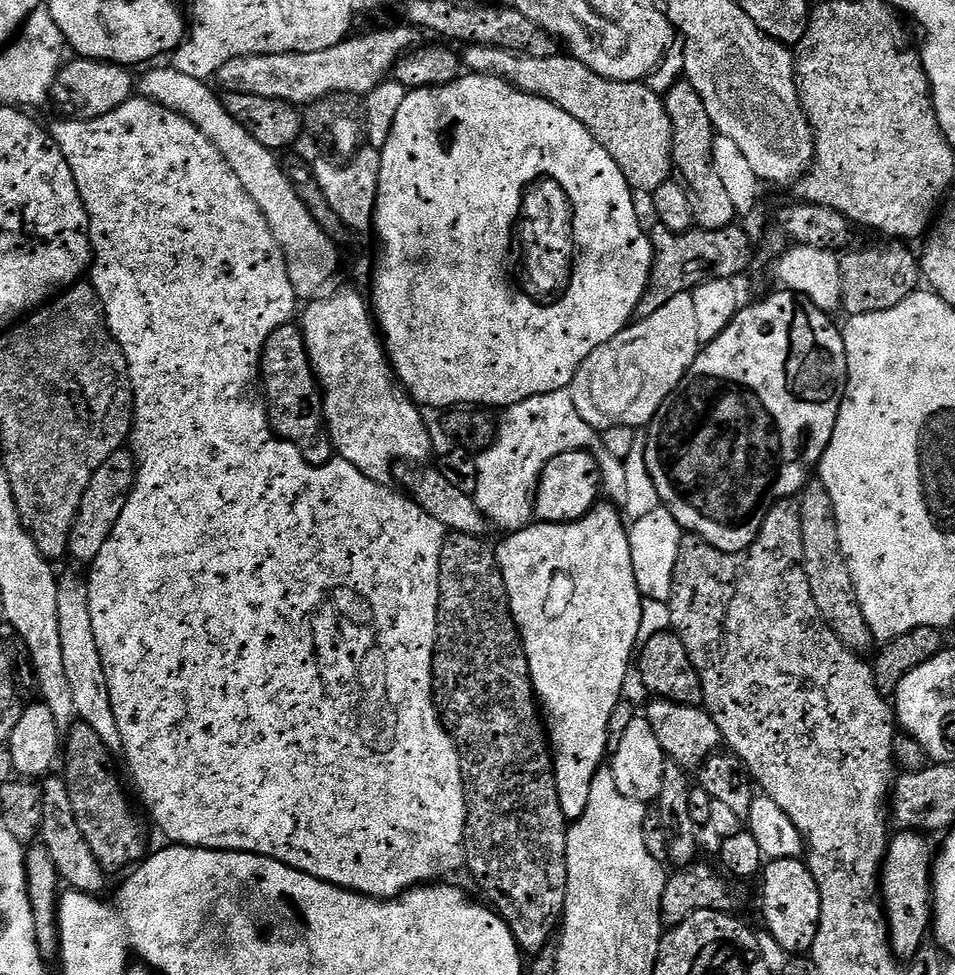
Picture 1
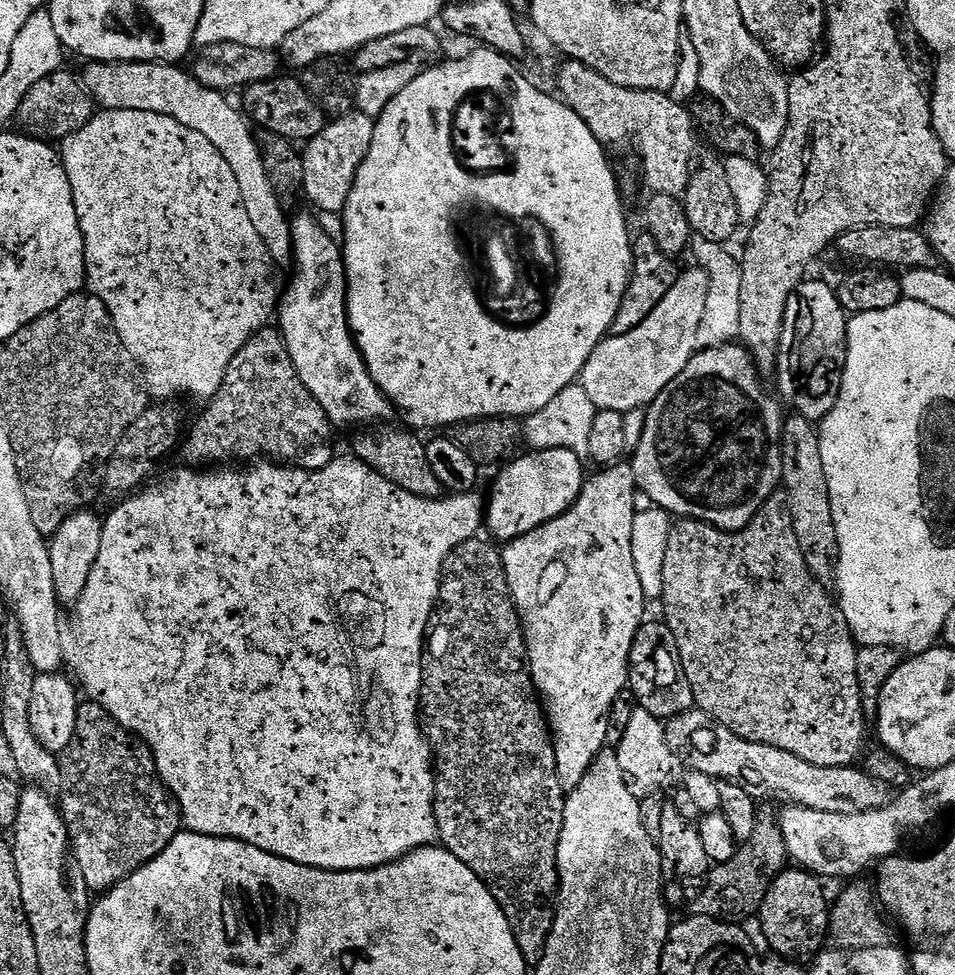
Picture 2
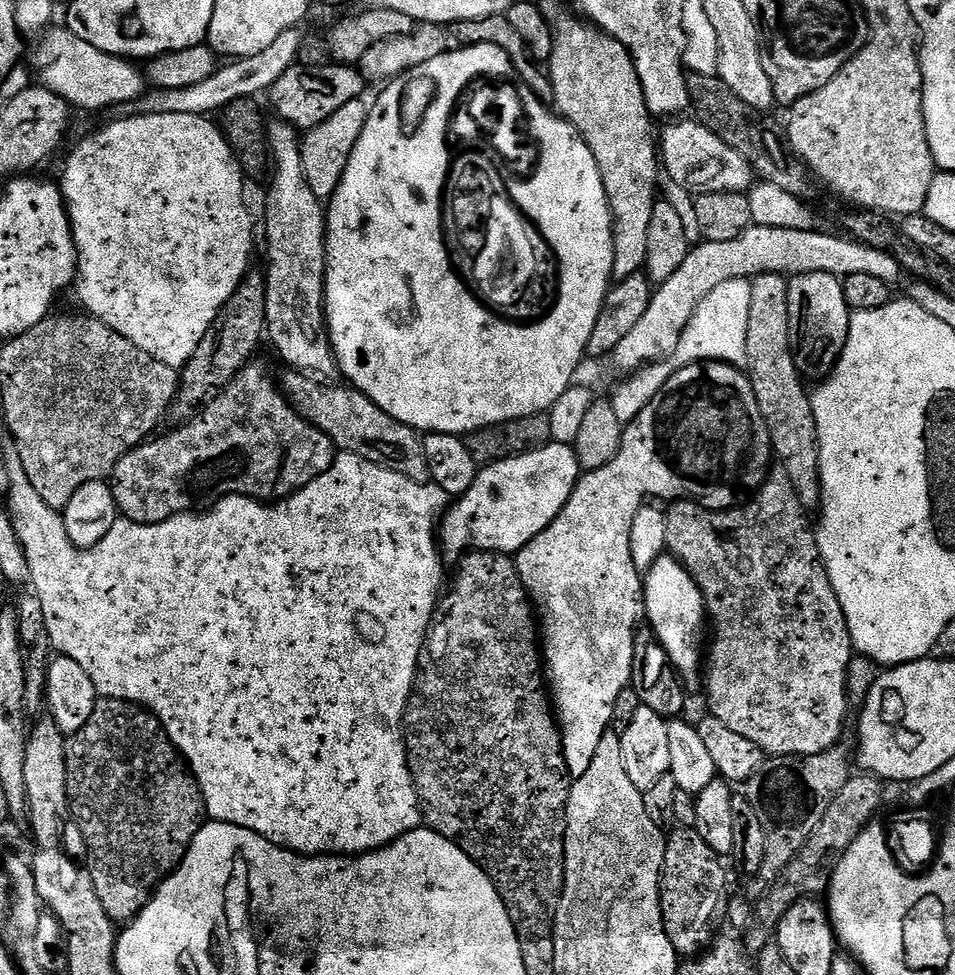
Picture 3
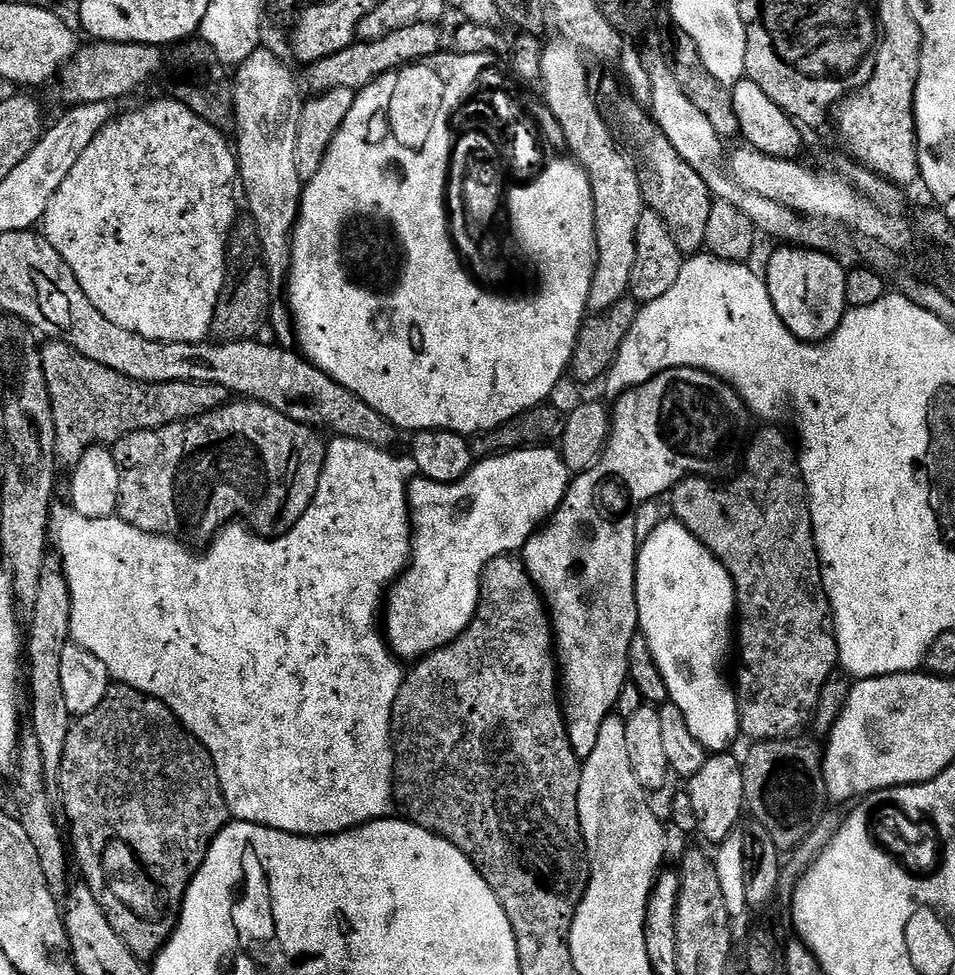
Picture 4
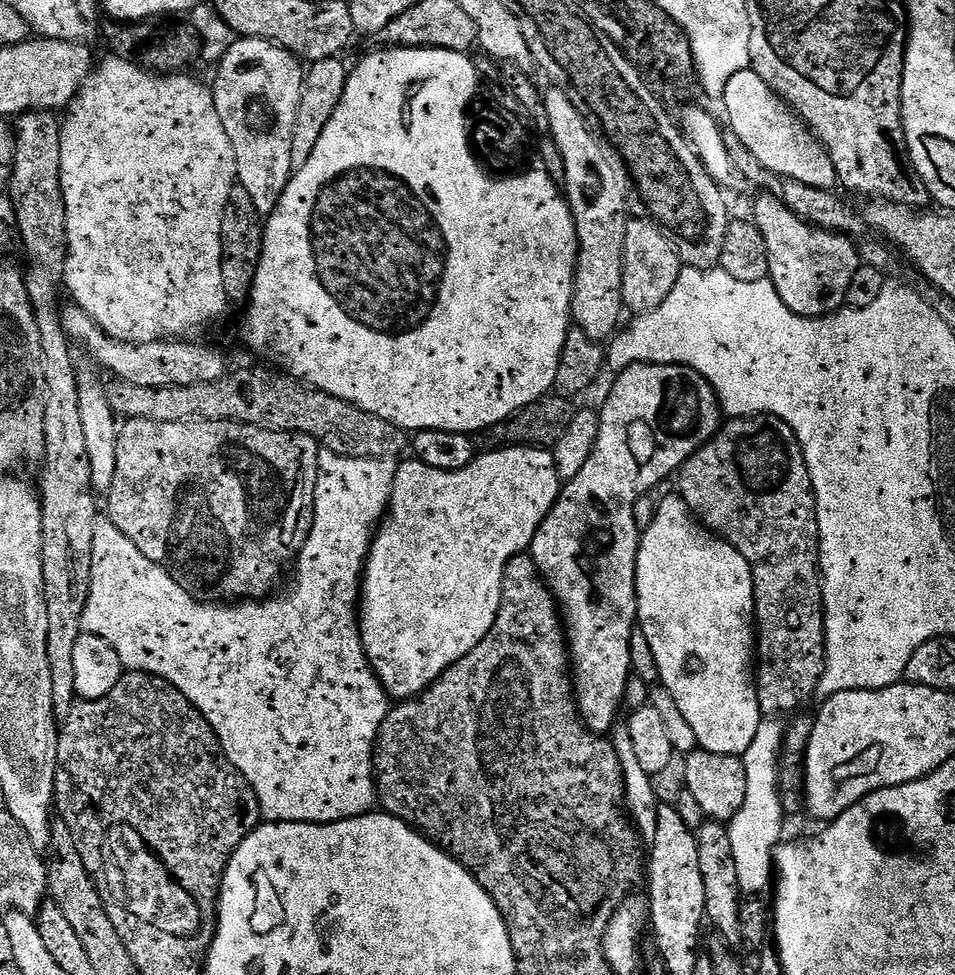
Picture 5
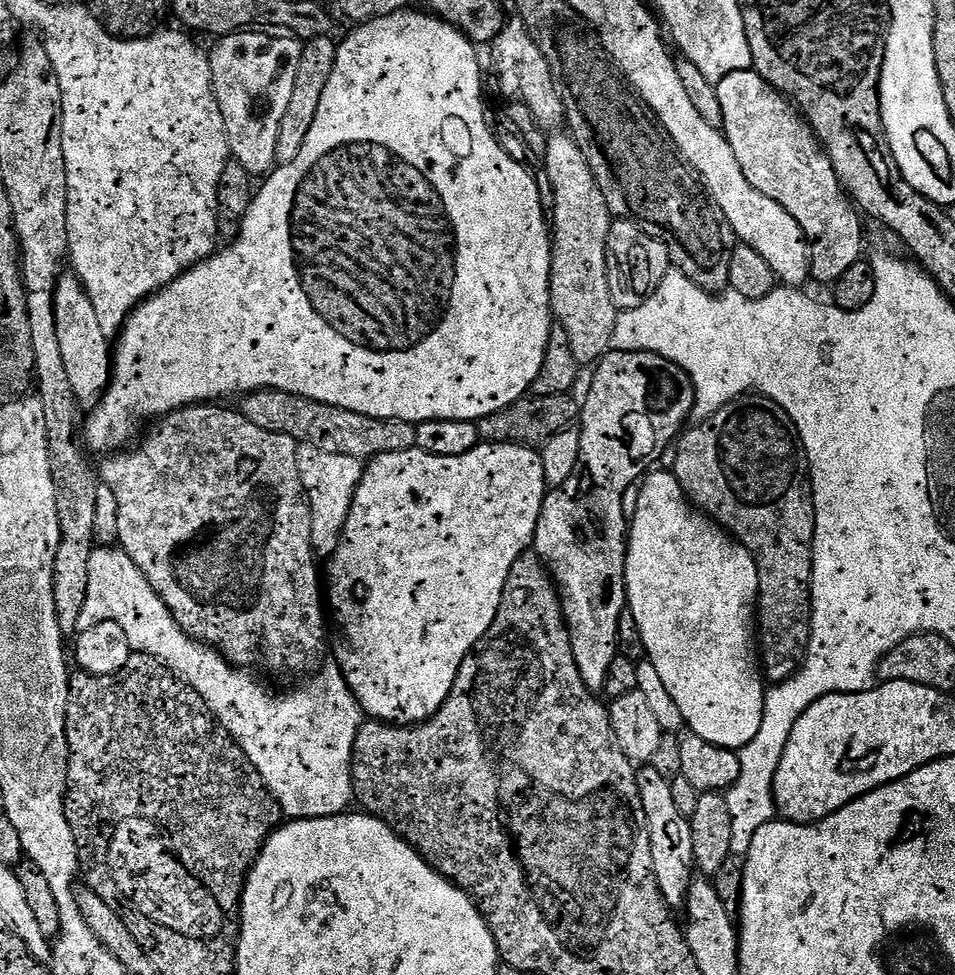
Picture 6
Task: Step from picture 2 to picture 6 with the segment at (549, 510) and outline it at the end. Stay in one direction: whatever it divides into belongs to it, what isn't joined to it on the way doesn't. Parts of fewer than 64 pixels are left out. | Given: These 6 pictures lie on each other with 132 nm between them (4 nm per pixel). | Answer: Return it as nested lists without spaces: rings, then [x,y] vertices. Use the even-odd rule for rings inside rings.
[[[481,442],[474,450],[458,458],[442,458],[426,454],[421,448],[411,448],[405,452],[373,456],[367,461],[364,477],[354,494],[350,514],[342,539],[331,553],[326,568],[326,600],[336,611],[336,624],[340,627],[340,645],[336,648],[335,663],[340,665],[340,673],[346,678],[348,689],[359,702],[365,717],[385,724],[420,724],[433,716],[446,702],[462,662],[470,655],[473,648],[483,640],[484,635],[492,628],[504,597],[504,587],[510,578],[510,566],[518,562],[522,553],[533,547],[536,538],[536,527],[544,498],[549,491],[546,474],[542,472],[542,458],[534,448],[523,448],[517,444],[499,442]]]

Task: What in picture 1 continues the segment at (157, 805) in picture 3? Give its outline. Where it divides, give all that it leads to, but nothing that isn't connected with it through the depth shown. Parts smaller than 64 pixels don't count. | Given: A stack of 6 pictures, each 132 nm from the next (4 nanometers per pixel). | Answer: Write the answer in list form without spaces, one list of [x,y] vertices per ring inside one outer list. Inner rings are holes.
[[[77,722],[66,733],[66,747],[62,752],[63,775],[68,781],[68,793],[70,802],[74,806],[74,818],[78,822],[78,830],[84,832],[86,842],[90,842],[90,850],[94,850],[94,858],[104,868],[105,873],[120,872],[123,868],[131,869],[145,859],[144,832],[136,825],[132,812],[128,809],[128,800],[124,797],[124,788],[120,785],[118,777],[112,773],[112,760],[108,748],[94,734],[89,724]]]

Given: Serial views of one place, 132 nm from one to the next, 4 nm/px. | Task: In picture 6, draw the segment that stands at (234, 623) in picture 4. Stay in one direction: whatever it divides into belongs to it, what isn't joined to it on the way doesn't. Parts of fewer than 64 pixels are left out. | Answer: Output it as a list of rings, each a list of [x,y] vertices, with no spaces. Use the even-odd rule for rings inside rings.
[[[301,444],[296,461],[312,507],[312,542],[315,551],[331,554],[342,539],[354,494],[364,477],[365,461],[350,458],[346,454],[326,454],[326,450],[318,450],[318,446],[313,444]],[[103,482],[100,484],[97,493],[97,517],[95,518],[95,538],[100,547],[97,547],[90,558],[90,582],[88,583],[88,597],[82,605],[82,615],[78,617],[78,629],[87,630],[98,626],[102,622],[118,622],[118,626],[122,626],[122,630],[126,630],[126,638],[130,642],[133,653],[141,652],[147,656],[158,658],[174,675],[177,676],[187,687],[193,688],[199,696],[206,702],[206,706],[211,710],[212,715],[216,718],[216,723],[220,727],[225,728],[228,735],[236,741],[236,744],[244,752],[244,756],[250,758],[250,762],[258,770],[258,774],[262,778],[262,782],[270,790],[270,794],[275,798],[277,804],[280,805],[280,811],[289,821],[293,820],[313,820],[314,818],[326,818],[327,816],[338,816],[349,811],[348,807],[353,807],[354,793],[352,790],[352,755],[354,754],[354,742],[356,735],[360,729],[360,725],[365,723],[366,717],[360,707],[359,702],[354,698],[354,694],[348,689],[346,678],[340,673],[340,665],[335,662],[328,662],[319,669],[316,680],[306,685],[305,688],[296,688],[293,692],[288,692],[283,696],[280,692],[271,692],[268,688],[263,688],[256,680],[251,680],[249,673],[239,666],[233,666],[220,655],[214,648],[202,644],[198,640],[193,640],[178,626],[178,622],[172,616],[171,610],[166,606],[166,602],[162,602],[162,598],[154,590],[154,586],[150,586],[150,582],[146,582],[146,578],[142,574],[142,570],[138,570],[138,566],[134,566],[134,562],[119,547],[103,548],[103,544],[114,544],[117,541],[117,514],[118,504],[110,486],[106,486]]]

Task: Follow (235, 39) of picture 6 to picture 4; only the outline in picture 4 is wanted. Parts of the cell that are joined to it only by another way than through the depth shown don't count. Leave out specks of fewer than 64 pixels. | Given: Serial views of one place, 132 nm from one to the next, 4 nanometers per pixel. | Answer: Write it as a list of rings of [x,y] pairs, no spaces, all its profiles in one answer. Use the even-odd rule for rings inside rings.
[[[261,46],[243,57],[239,61],[240,69],[234,72],[234,151],[242,196],[248,199],[246,212],[258,226],[262,238],[268,277],[273,285],[280,286],[287,281],[292,266],[292,233],[296,231],[296,219],[300,216],[302,182],[294,162],[294,146],[298,142],[302,88],[297,73],[295,76],[266,48]]]

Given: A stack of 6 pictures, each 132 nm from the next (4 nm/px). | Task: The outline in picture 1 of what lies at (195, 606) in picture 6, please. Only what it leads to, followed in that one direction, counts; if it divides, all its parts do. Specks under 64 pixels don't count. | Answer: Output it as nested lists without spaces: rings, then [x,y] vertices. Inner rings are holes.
[[[289,322],[278,326],[270,338],[266,338],[264,352],[260,355],[260,375],[263,399],[266,401],[268,422],[273,432],[281,440],[288,440],[296,445],[304,455],[306,463],[327,464],[333,459],[332,439],[324,423],[322,392],[318,387],[316,373],[308,361],[304,336],[295,323]]]

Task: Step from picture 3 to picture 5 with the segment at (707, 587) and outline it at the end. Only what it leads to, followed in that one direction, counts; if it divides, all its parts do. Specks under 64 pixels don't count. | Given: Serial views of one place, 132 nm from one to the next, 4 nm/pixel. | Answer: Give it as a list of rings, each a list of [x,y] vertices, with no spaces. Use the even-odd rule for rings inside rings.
[[[759,414],[738,416],[721,423],[716,436],[710,442],[703,444],[680,468],[678,479],[680,479],[678,495],[684,499],[692,515],[708,531],[715,532],[717,536],[730,542],[730,546],[734,546],[734,550],[738,550],[738,554],[742,554],[742,558],[746,558],[746,562],[750,562],[750,570],[754,578],[754,602],[756,603],[754,623],[758,633],[758,663],[754,668],[754,683],[760,711],[768,718],[779,717],[781,715],[779,712],[795,713],[799,709],[796,707],[811,692],[815,693],[819,689],[820,679],[824,673],[824,589],[820,574],[820,531],[816,517],[816,496],[812,493],[812,479],[810,470],[806,466],[806,458],[802,454],[802,446],[798,442],[794,430],[790,430],[790,426],[786,426],[786,422],[782,422],[782,418]]]

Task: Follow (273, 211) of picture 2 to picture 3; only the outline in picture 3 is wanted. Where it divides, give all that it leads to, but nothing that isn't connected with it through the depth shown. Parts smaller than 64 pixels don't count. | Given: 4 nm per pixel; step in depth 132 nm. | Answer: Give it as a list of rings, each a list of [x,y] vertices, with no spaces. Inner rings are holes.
[[[52,26],[35,42],[30,68],[38,77],[39,83],[54,94],[58,94],[73,109],[81,108],[84,112],[100,112],[114,104],[128,104],[140,99],[146,91],[146,76],[135,68],[123,56],[111,56],[98,46],[90,46],[90,42],[82,42],[78,34],[74,34],[66,26]]]

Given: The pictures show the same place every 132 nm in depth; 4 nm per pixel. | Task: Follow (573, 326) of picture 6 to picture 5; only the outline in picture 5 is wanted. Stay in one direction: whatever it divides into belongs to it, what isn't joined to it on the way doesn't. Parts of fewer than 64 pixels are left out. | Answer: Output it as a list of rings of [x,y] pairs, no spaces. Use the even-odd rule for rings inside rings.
[[[561,88],[543,93],[543,110],[548,120],[547,131],[565,163],[562,192],[576,223],[576,241],[580,244],[576,283],[572,285],[572,320],[590,339],[604,342],[616,335],[621,327],[620,315],[626,312],[622,278],[624,239],[630,219],[630,177],[628,166],[616,148],[603,135],[592,133],[591,126],[579,112],[577,101]]]

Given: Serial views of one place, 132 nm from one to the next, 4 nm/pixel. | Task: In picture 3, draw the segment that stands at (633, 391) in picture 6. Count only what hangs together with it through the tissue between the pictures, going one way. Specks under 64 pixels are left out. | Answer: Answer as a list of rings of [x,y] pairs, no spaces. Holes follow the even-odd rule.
[[[709,360],[677,367],[676,373],[664,383],[662,390],[654,394],[650,406],[646,406],[646,410],[642,410],[642,414],[634,418],[634,422],[627,424],[622,434],[622,446],[618,454],[614,454],[614,458],[606,466],[593,472],[584,472],[580,481],[574,486],[566,506],[558,514],[558,518],[554,518],[554,522],[546,526],[546,530],[542,530],[542,534],[535,536],[521,552],[515,553],[516,569],[528,592],[528,599],[534,605],[535,615],[538,617],[538,632],[542,637],[542,668],[550,677],[550,696],[554,701],[554,715],[558,721],[560,741],[569,777],[575,778],[586,774],[590,762],[594,762],[594,753],[598,751],[598,742],[602,742],[602,734],[613,727],[614,701],[618,699],[618,694],[622,694],[622,690],[632,683],[634,638],[638,631],[636,619],[641,619],[644,610],[644,581],[642,573],[635,568],[634,560],[631,558],[630,532],[634,516],[646,504],[649,499],[647,496],[661,496],[664,502],[695,500],[703,508],[724,512],[727,508],[741,507],[745,501],[755,496],[756,489],[762,487],[764,481],[768,479],[773,464],[774,453],[770,442],[770,430],[766,430],[762,410],[758,410],[758,398],[752,393],[752,384],[747,375],[737,365],[724,364],[721,360]]]

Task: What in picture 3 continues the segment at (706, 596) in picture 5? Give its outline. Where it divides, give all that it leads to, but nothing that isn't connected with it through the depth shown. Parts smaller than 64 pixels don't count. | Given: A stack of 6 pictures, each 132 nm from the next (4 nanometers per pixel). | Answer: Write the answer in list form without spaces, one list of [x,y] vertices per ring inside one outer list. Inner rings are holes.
[[[671,554],[660,555],[653,563],[644,581],[644,610],[648,616],[647,623],[656,635],[660,645],[666,650],[670,662],[680,673],[683,683],[691,686],[697,683],[698,673],[702,668],[702,644],[700,635],[705,635],[706,613],[704,610],[704,595],[694,582],[694,578],[683,568]]]

